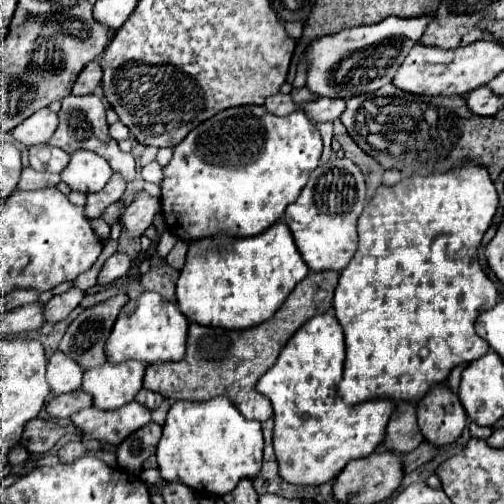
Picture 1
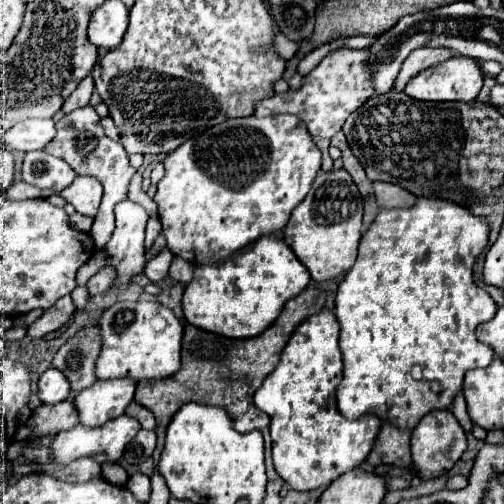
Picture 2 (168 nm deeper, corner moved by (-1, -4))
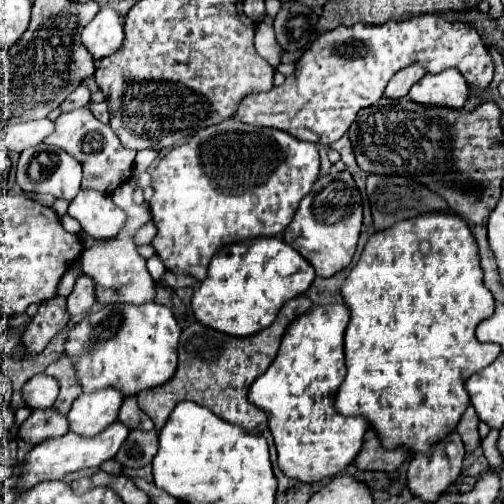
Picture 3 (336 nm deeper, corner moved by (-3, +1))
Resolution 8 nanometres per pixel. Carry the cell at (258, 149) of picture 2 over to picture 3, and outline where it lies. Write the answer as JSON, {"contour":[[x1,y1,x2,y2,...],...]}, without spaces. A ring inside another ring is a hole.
{"contour":[[228,118,216,126,198,130,190,142,172,148,152,172,154,196,148,204,152,222,156,224,156,236,152,240,156,256,172,274,186,274,202,282,208,262,220,246,258,236,280,236,290,224,300,200,318,180,318,168,316,144,296,140,274,128,256,128]]}

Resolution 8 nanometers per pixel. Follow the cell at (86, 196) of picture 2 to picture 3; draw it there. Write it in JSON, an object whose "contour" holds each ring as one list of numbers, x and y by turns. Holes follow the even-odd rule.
{"contour":[[80,190,80,194,72,200,68,214,76,218,82,230,94,238,112,238,126,222,124,210,114,206,112,198,96,190]]}

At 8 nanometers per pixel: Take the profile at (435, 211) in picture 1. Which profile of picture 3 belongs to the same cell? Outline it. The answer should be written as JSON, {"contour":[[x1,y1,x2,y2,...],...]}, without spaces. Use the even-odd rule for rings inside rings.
{"contour":[[444,212,422,214,376,232,344,280,342,296,350,308,350,324,344,336,348,374,334,400,338,414,366,418,388,450,404,446,408,452,430,454,436,442,456,430,470,404,464,382,502,352,498,344,482,344,474,336,476,326,492,316,494,298,482,282,478,246,466,220]]}

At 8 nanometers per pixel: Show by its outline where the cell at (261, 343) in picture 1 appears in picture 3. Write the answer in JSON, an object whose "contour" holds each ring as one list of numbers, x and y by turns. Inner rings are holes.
{"contour":[[304,294,296,296,282,306,282,310,276,316,276,320,272,322,272,326,264,328,262,332,258,332,254,336,246,336,246,338,222,334,222,332,212,330,200,322,186,326,180,334,176,374,172,376,170,382,162,384,154,390,140,392,136,396,140,410,144,410,144,414,148,414,152,418,156,430,160,430,166,424,174,406,178,402,190,400,200,406,206,406,216,416,220,416,222,420,226,420,230,424,240,426,248,434,262,434,268,428,268,418,262,410,258,410,254,404,248,402,248,390,250,390,252,382,258,376,262,376,268,370,268,366,272,364,272,360,276,358,280,340,282,340,286,328,290,326,290,322,296,320,298,316,302,316,304,312,308,312,310,306,312,306,310,298,306,298]]}

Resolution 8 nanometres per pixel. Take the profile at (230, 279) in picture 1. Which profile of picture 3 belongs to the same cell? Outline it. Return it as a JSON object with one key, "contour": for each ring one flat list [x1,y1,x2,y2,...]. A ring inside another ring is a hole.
{"contour":[[280,238,228,244,212,256,206,280,194,290,192,312,196,320,218,332,252,336,268,328,288,300,304,294,314,276,312,266]]}

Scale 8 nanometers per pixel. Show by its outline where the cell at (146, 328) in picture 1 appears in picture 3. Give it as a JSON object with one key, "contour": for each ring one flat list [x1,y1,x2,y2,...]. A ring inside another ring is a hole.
{"contour":[[110,304,84,316,68,332,64,354,76,366,82,392,90,394,102,388,116,388,122,396,136,396,140,390,156,388,174,376,180,332,172,310,162,304]]}

